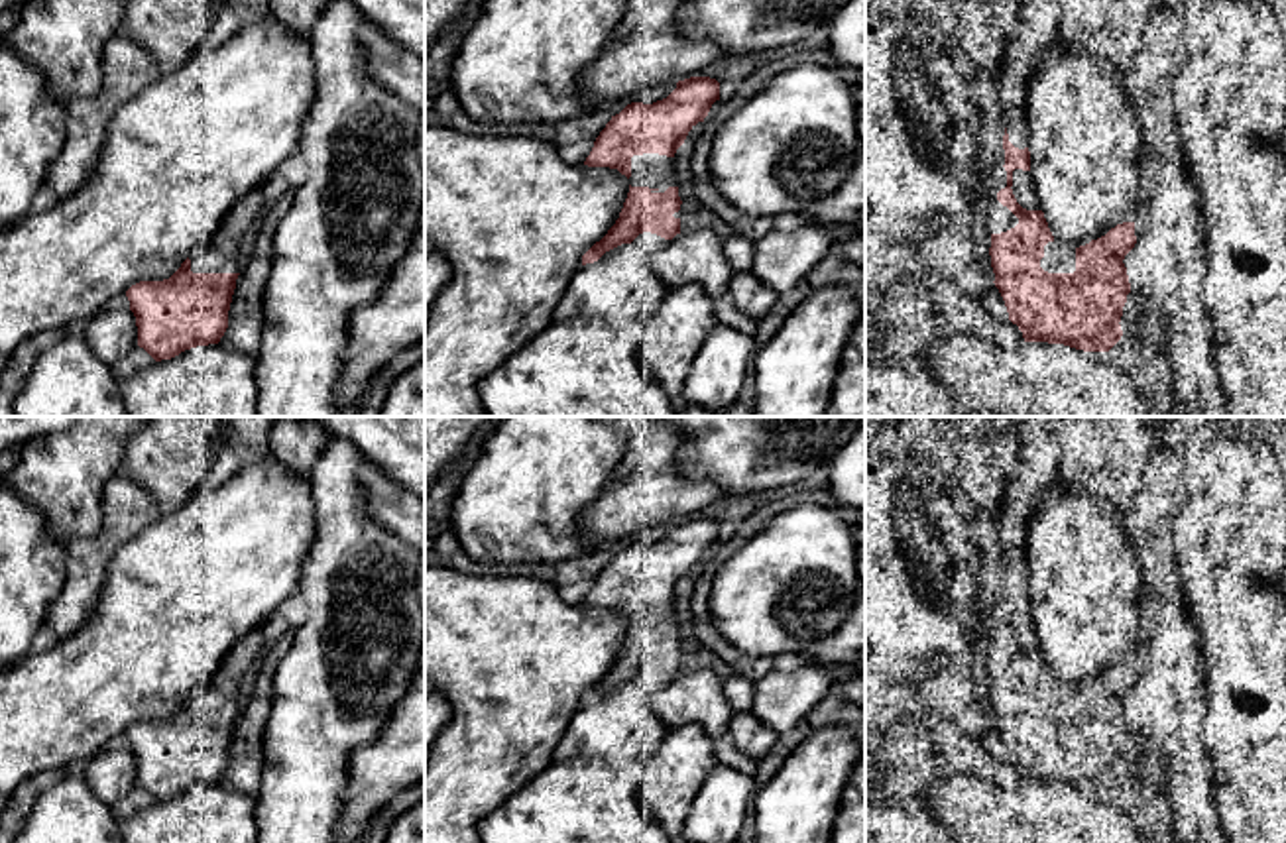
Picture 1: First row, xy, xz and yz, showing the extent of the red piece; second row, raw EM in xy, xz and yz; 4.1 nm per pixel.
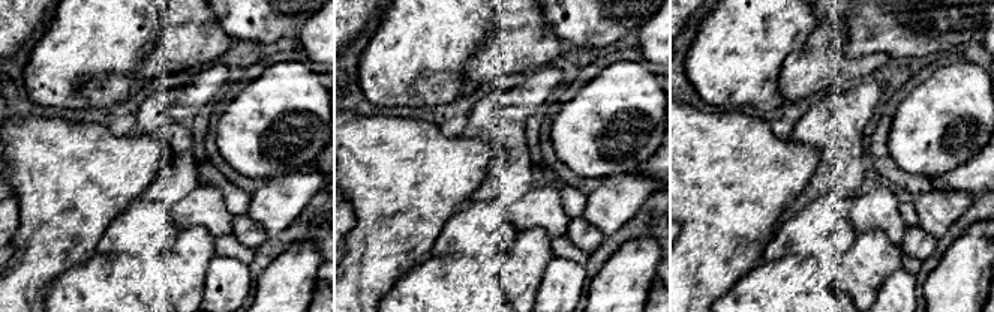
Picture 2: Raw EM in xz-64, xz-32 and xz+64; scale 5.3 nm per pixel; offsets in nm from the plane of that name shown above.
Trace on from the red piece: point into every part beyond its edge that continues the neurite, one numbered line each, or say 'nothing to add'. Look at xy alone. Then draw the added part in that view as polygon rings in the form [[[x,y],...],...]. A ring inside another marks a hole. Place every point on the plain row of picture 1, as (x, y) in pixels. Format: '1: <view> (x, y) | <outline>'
1: xy (219, 694) | [[[260,629],[242,637],[224,656],[216,672],[191,692],[191,711],[240,713],[238,686],[248,668],[263,656],[265,648],[267,645]]]

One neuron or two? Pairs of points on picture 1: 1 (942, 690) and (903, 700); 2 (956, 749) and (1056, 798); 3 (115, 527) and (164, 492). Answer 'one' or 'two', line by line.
1: one
2: two
3: two

